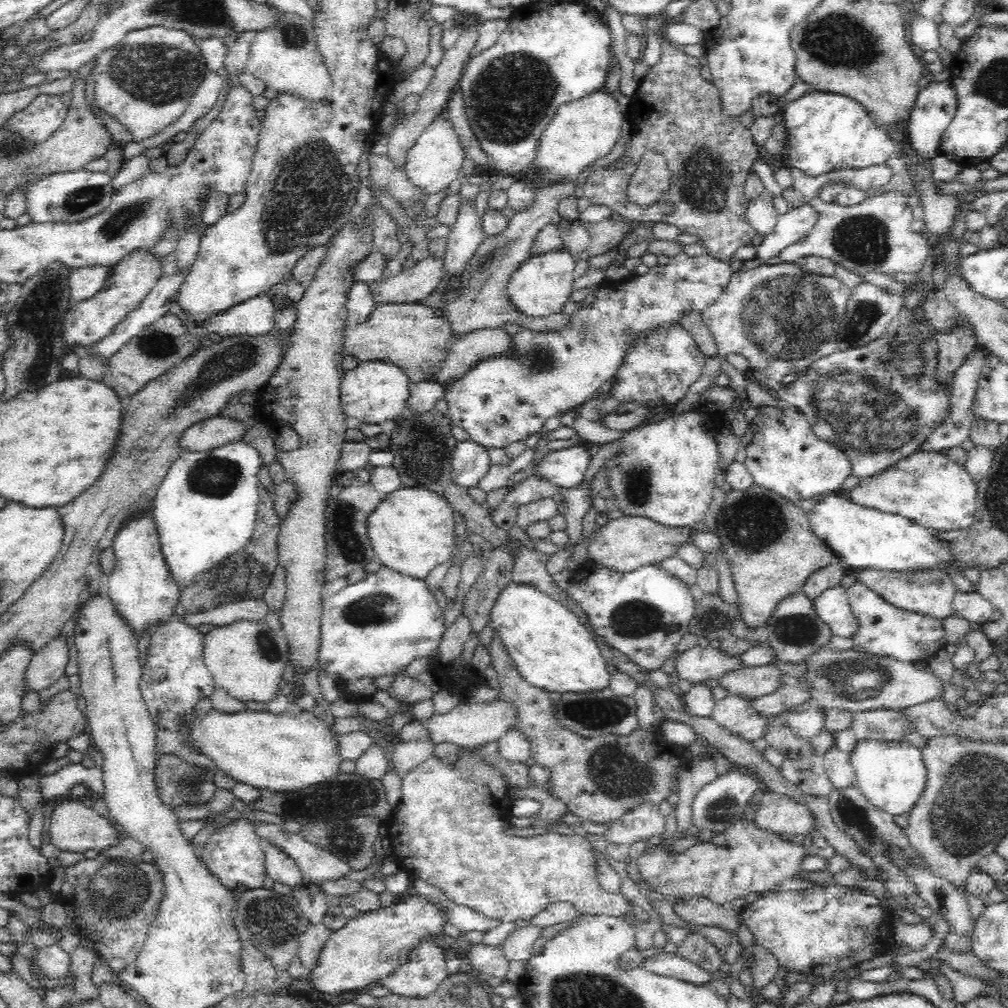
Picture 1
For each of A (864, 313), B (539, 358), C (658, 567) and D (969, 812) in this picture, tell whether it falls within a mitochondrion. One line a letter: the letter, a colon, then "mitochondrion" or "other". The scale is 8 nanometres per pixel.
A: mitochondrion
B: mitochondrion
C: other
D: mitochondrion

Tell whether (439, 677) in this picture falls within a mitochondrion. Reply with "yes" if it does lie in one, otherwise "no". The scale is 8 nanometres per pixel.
no

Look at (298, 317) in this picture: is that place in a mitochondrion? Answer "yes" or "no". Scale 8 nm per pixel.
no

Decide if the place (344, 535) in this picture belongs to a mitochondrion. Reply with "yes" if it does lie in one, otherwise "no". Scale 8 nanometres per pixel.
yes

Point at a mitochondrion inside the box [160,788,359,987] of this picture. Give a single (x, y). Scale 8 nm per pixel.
(282, 937)

